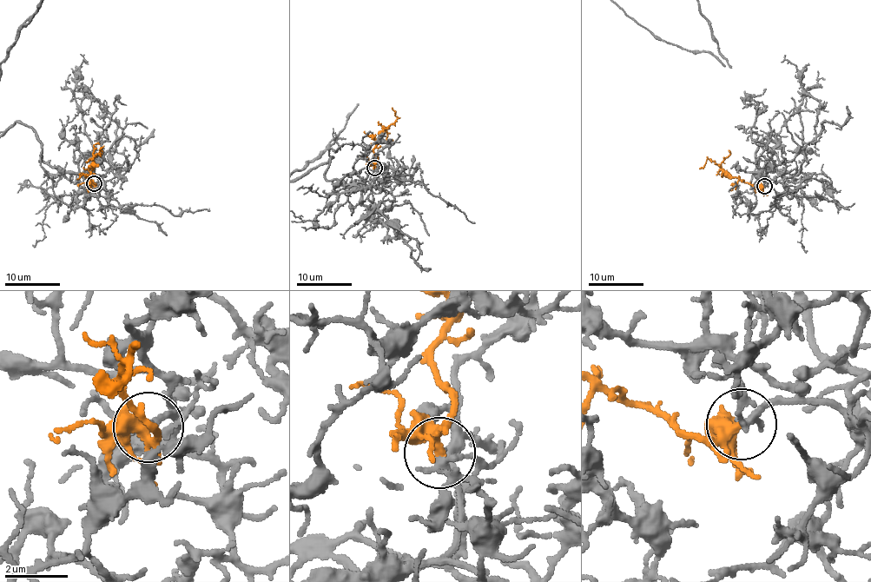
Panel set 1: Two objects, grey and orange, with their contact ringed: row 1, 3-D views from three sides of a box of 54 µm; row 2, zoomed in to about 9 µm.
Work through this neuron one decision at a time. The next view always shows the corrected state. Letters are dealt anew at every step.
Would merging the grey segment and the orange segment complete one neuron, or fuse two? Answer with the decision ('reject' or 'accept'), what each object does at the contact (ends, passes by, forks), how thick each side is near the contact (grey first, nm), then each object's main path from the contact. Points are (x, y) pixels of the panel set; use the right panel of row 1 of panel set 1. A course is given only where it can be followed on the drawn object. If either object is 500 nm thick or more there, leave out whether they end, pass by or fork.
accept | grey passes by | orange forks | 220/280 nm | grey via (764, 186), (784, 177), (758, 143), (790, 140), (719, 52) | orange via (764, 186), (755, 188), (735, 177), (730, 177), (709, 159), (700, 168)

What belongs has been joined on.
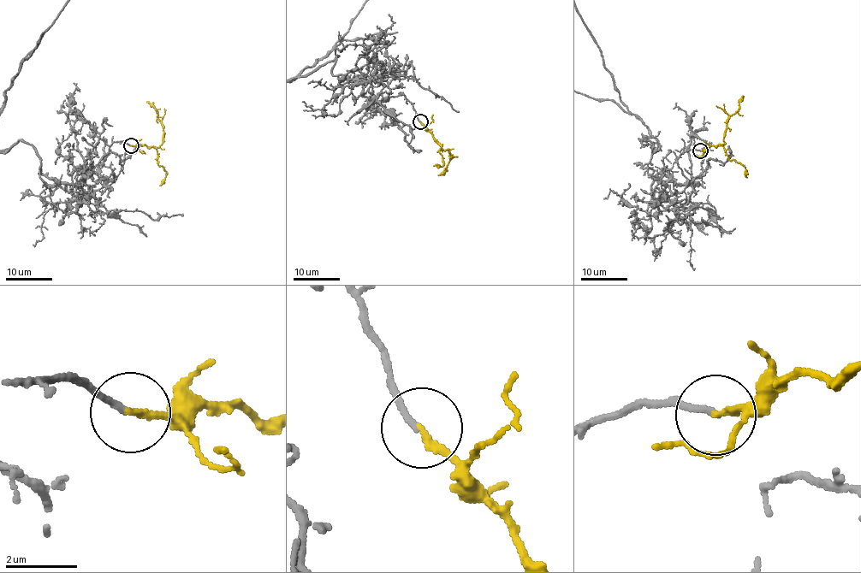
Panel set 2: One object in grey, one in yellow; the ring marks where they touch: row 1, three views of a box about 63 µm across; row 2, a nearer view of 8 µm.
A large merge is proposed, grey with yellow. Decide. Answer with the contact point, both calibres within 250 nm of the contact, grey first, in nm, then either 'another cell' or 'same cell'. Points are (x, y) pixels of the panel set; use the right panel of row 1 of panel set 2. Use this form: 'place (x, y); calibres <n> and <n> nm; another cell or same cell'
place (700, 150); calibres 160 and 170 nm; same cell

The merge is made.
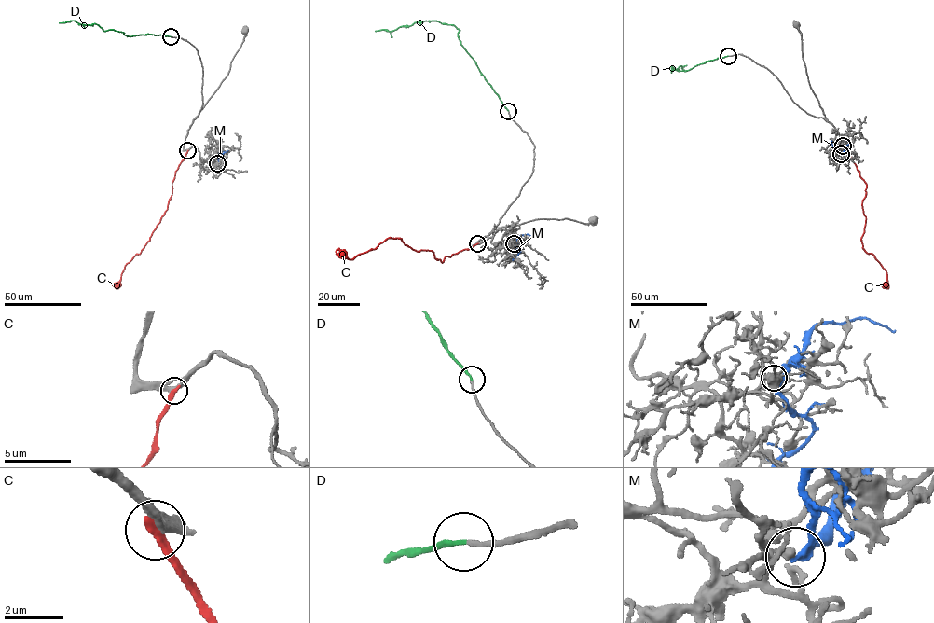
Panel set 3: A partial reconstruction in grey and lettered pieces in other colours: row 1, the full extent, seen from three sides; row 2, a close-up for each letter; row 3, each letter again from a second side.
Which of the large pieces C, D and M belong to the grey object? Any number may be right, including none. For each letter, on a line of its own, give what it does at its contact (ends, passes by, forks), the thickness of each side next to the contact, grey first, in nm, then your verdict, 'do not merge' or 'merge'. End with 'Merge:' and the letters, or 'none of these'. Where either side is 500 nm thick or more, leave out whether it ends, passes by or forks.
C: it ends | 300/320 nm | do not merge
D: it ends | 170/140 nm | merge
M: it passes by | 240/160 nm | do not merge
Merge: D

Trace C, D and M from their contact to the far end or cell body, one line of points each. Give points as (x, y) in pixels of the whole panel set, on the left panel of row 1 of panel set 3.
C: (187, 150), (175, 172), (167, 210), (141, 252), (126, 265), (120, 281), (112, 284)
D: (171, 36), (147, 34), (128, 36), (113, 30), (104, 31), (95, 23), (80, 24), (74, 20), (59, 23)
M: (217, 163), (221, 158), (215, 149)

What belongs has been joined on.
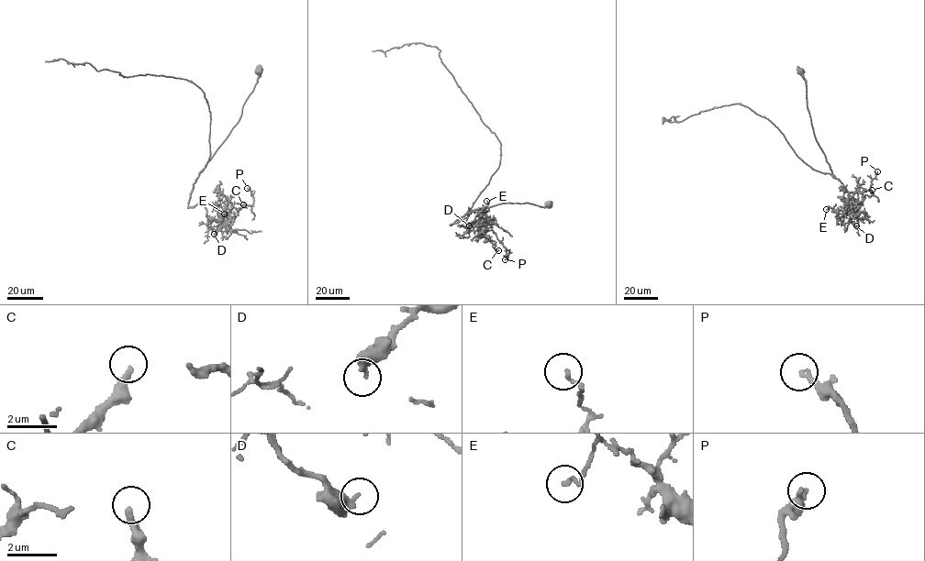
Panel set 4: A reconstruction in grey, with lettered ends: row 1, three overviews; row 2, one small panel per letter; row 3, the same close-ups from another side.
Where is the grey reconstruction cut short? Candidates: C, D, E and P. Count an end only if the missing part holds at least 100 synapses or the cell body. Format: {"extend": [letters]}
{"extend": []}

